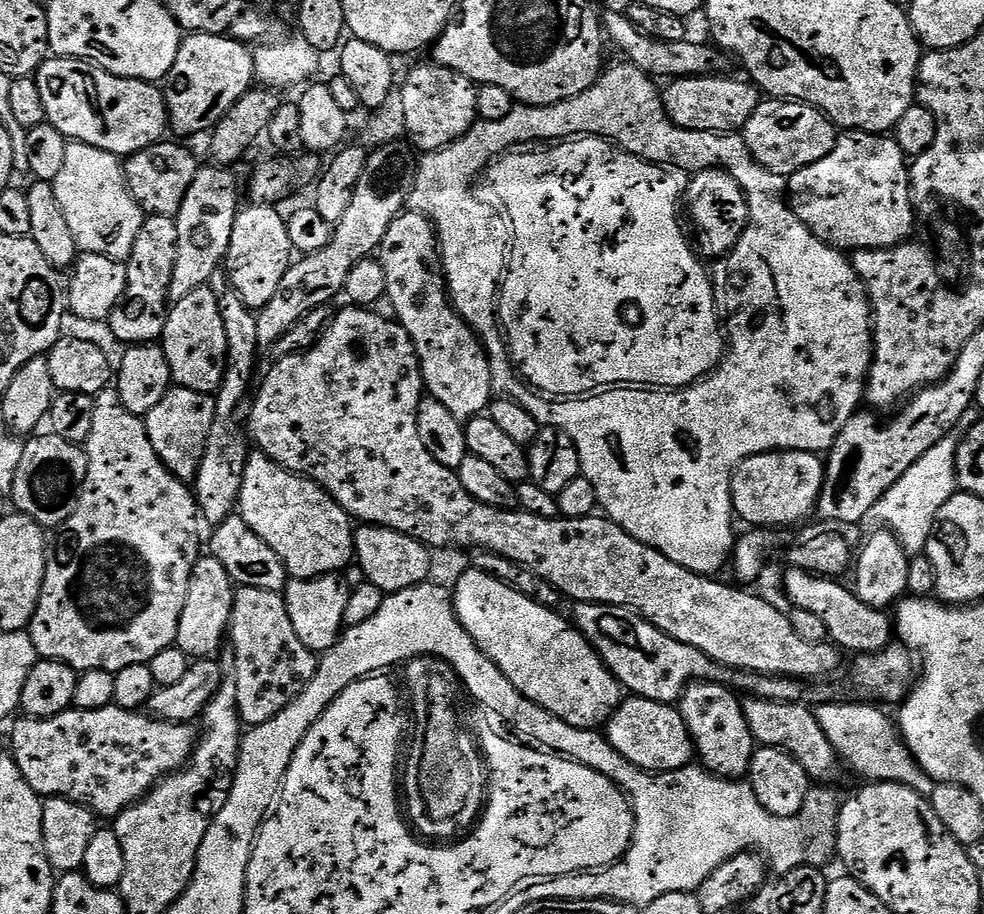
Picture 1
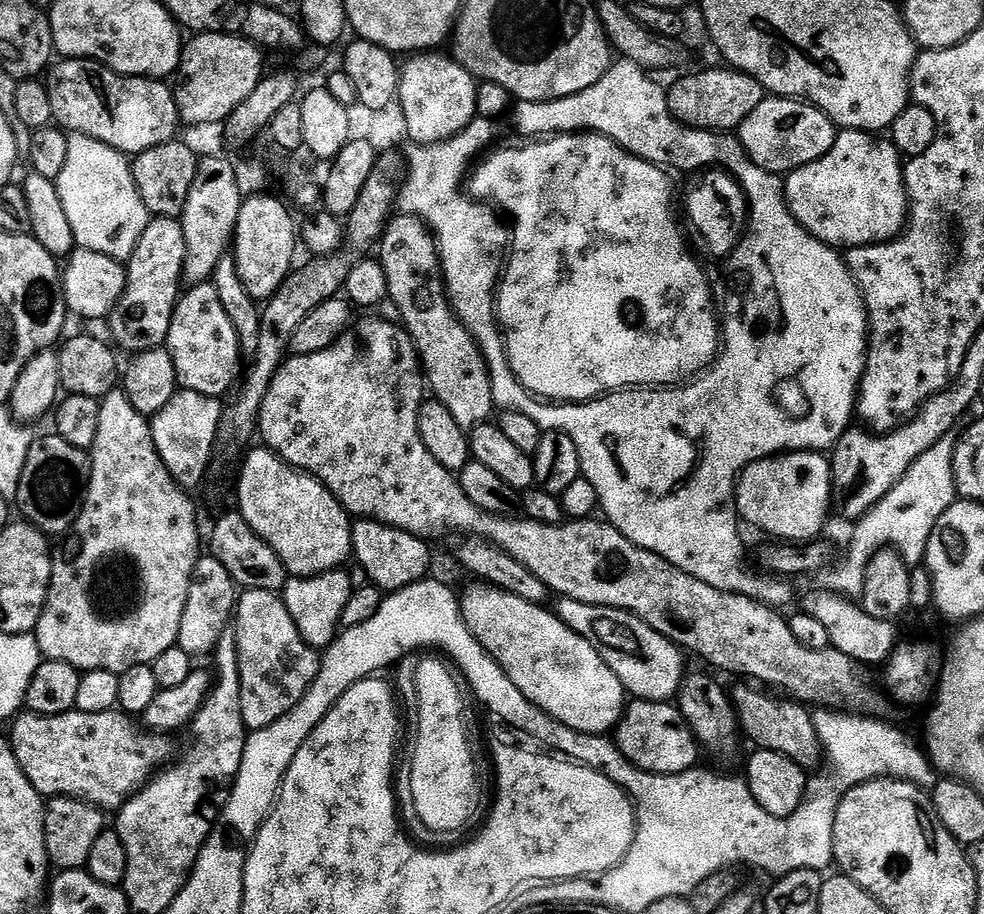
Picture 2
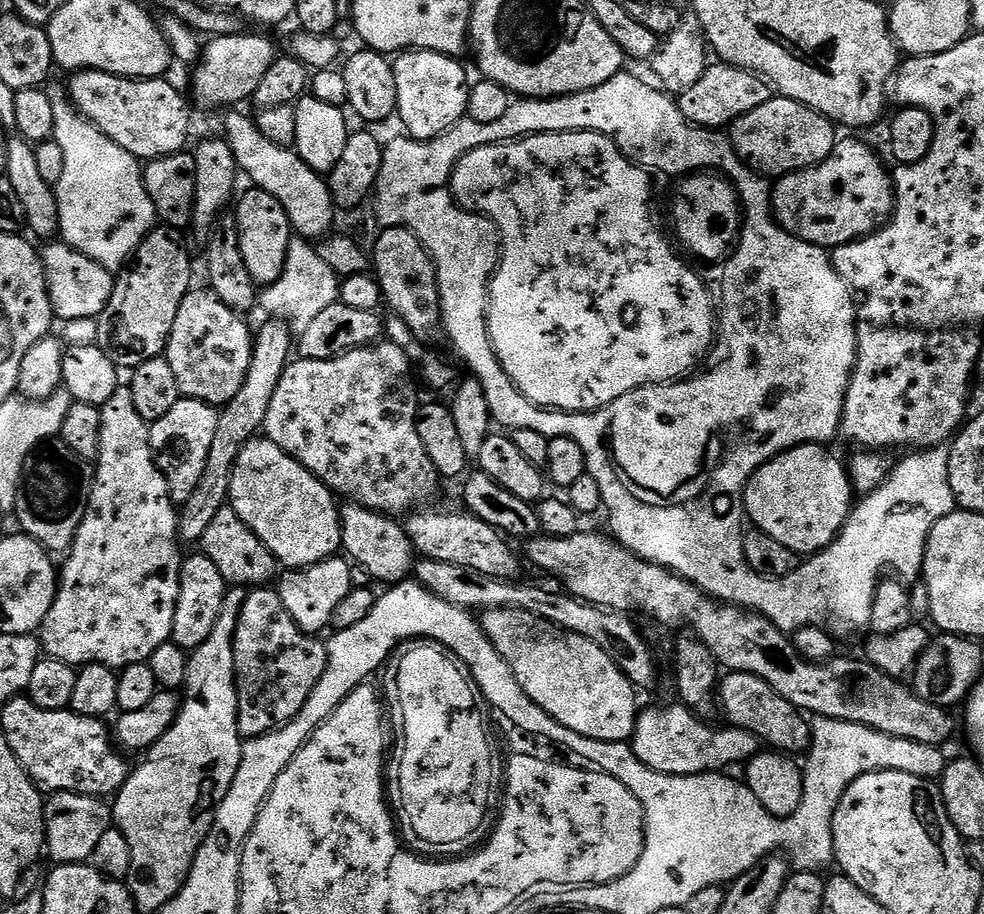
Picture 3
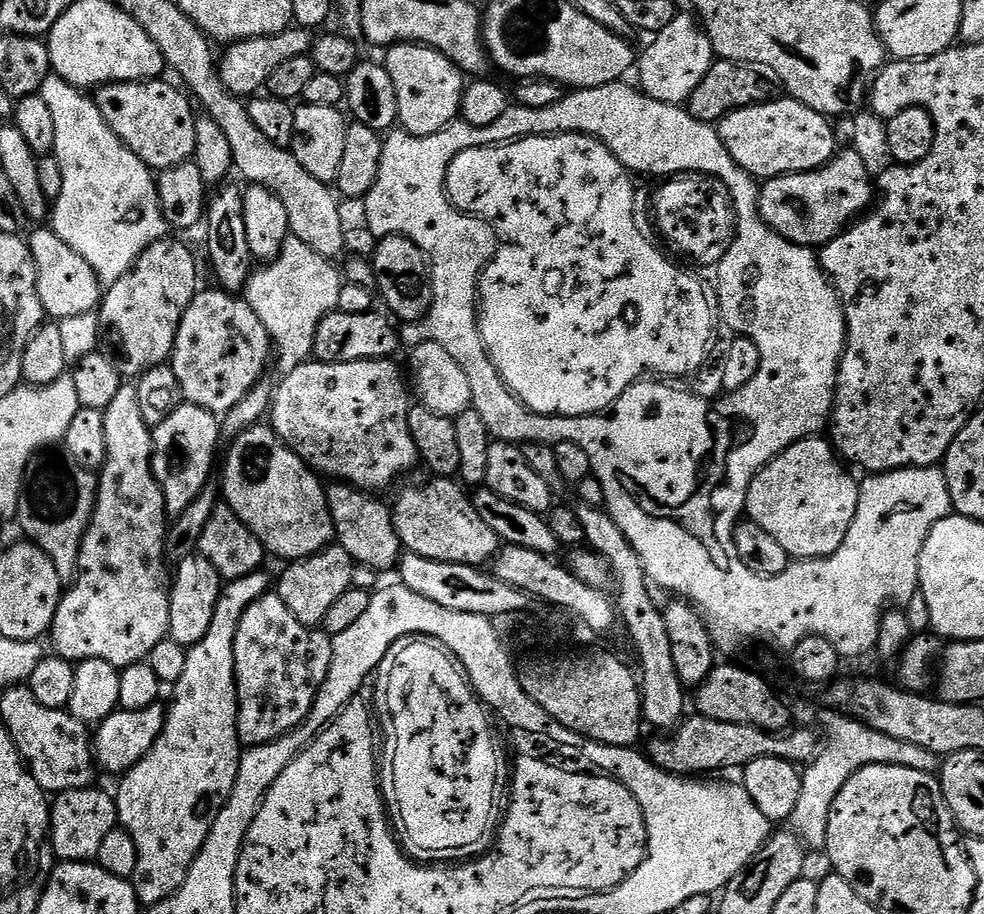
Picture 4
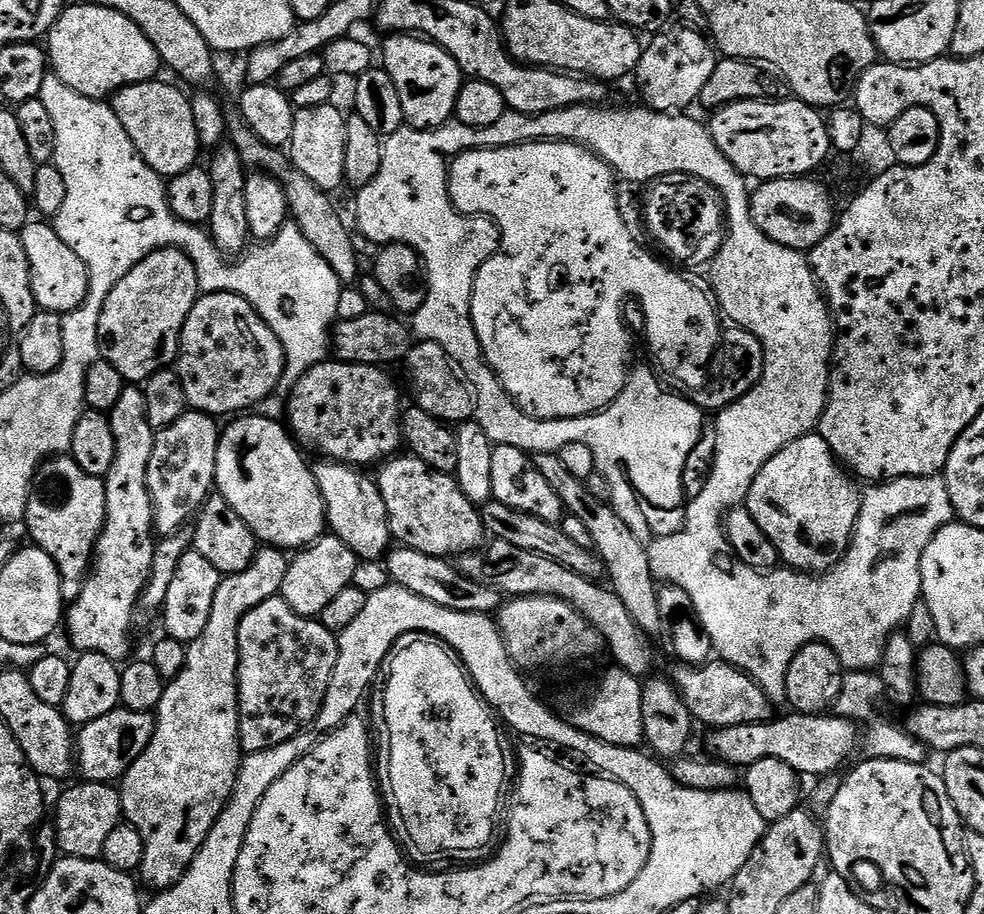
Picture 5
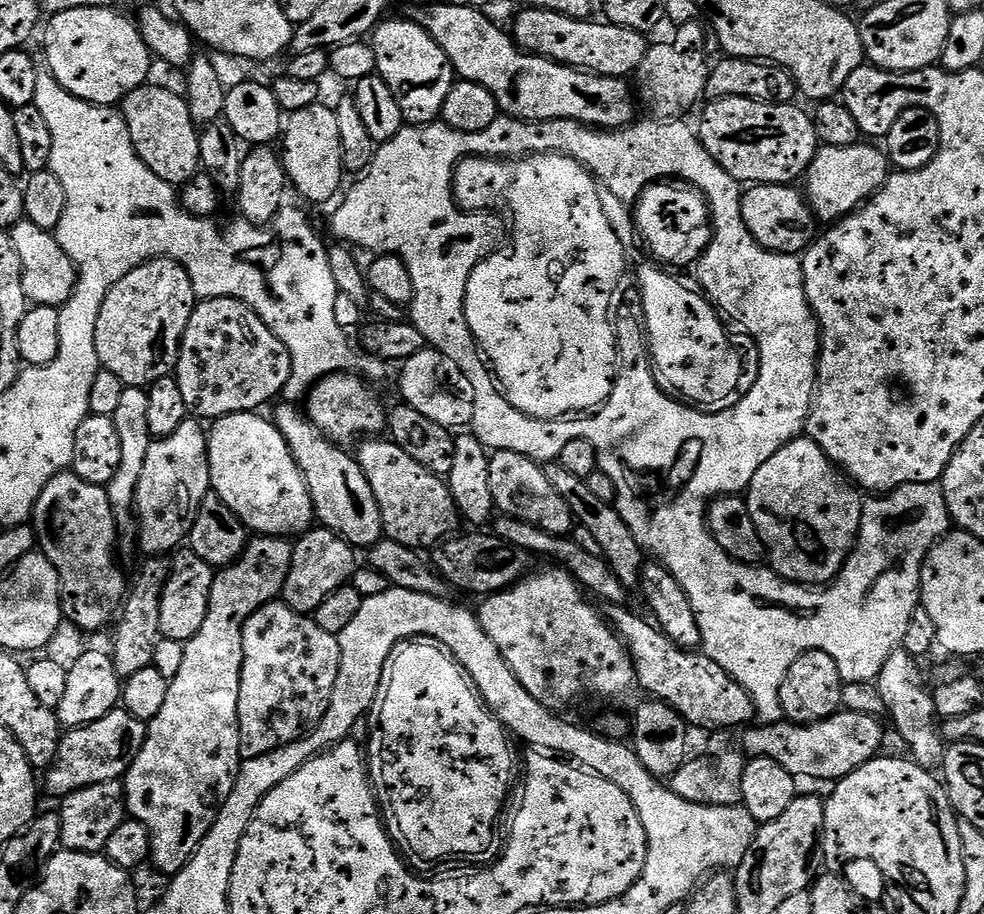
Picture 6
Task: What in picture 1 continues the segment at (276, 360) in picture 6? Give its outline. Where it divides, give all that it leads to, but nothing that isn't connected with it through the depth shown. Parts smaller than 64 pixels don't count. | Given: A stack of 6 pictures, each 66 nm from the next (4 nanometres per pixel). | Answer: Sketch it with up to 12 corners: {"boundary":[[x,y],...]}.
{"boundary":[[219,295],[169,307],[162,347],[175,387],[214,394],[228,365]]}

